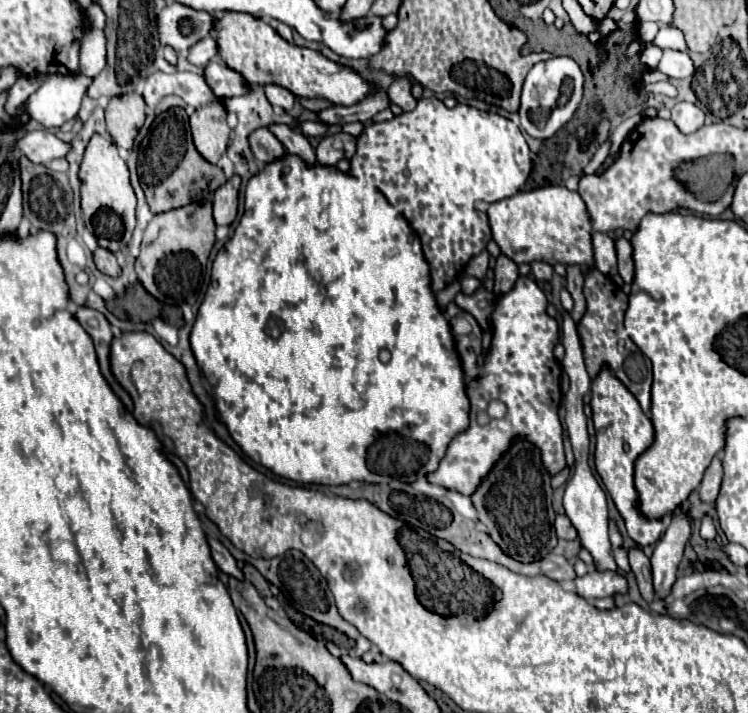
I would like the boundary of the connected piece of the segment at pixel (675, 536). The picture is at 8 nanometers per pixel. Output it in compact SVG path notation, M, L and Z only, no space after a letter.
M685 507L669 515L669 525L655 545L651 567L653 567L653 589L659 599L665 599L671 593L675 583L677 567L683 557L683 547L691 535L691 521L685 513Z

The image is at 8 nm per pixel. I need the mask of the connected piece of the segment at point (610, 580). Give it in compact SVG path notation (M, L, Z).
M589 569L587 575L575 577L573 585L577 595L581 595L583 599L601 599L627 591L627 581L623 575L599 569Z

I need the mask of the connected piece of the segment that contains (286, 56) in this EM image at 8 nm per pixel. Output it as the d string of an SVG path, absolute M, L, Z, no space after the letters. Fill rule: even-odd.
M225 11L215 19L213 29L219 57L229 69L241 73L247 85L277 83L289 89L295 97L325 97L337 105L353 105L367 93L375 91L349 67L333 63L317 51L303 49L281 39L271 25L261 19L253 19L253 15Z

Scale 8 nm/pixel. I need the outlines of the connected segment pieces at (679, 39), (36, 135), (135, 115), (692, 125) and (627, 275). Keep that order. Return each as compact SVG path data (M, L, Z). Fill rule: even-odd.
M661 27L651 45L659 49L677 49L677 51L687 51L687 41L681 29L675 27Z
M27 131L21 139L15 141L15 149L19 149L31 163L47 165L51 159L65 157L71 149L69 143L57 139L49 131Z
M125 93L119 97L111 97L105 107L107 129L117 147L129 149L139 127L145 121L145 101L139 93Z
M677 103L673 109L671 109L671 121L679 127L681 133L689 135L689 133L695 133L701 125L703 125L703 111L693 105L693 103Z
M619 237L615 241L615 251L617 251L619 275L623 277L625 283L631 283L633 281L633 249L629 247L629 241L625 237Z

